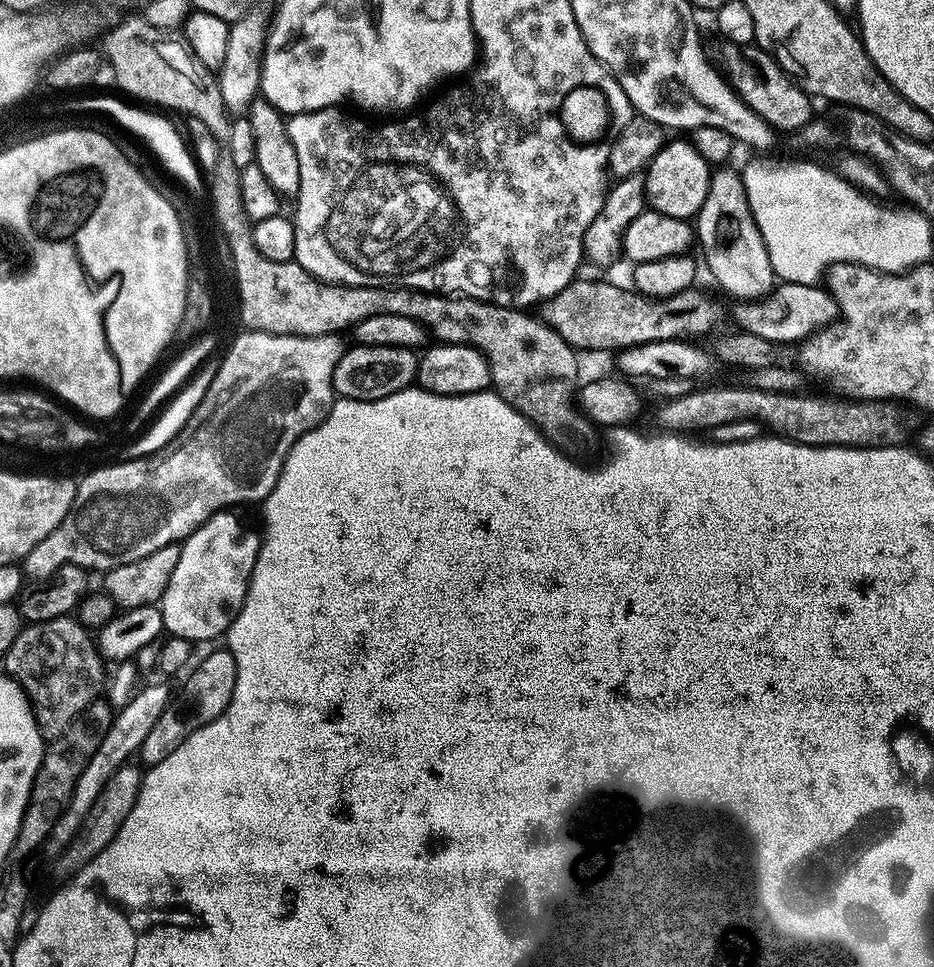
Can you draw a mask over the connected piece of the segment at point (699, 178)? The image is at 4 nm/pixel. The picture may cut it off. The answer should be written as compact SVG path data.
M669 139L660 153L649 162L643 177L644 198L651 211L670 214L670 218L691 221L706 199L712 175L710 165L687 139Z

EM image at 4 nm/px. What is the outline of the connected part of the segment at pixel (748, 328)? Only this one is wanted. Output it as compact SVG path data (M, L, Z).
M777 283L769 295L761 299L749 299L737 303L732 316L736 319L737 329L758 335L772 341L777 346L807 339L824 325L837 319L838 313L834 298L823 287L816 284L785 284Z

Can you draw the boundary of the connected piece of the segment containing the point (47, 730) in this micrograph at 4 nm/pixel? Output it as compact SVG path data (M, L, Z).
M71 615L37 620L21 627L18 638L2 657L3 671L22 685L32 704L36 724L45 737L55 738L87 710L106 684L105 661L89 629Z

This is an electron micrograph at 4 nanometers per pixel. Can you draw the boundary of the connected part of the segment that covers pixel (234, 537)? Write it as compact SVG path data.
M232 510L216 512L180 544L178 566L174 566L170 586L158 605L168 636L193 642L223 637L242 610L262 536L257 529L247 528L236 514Z

